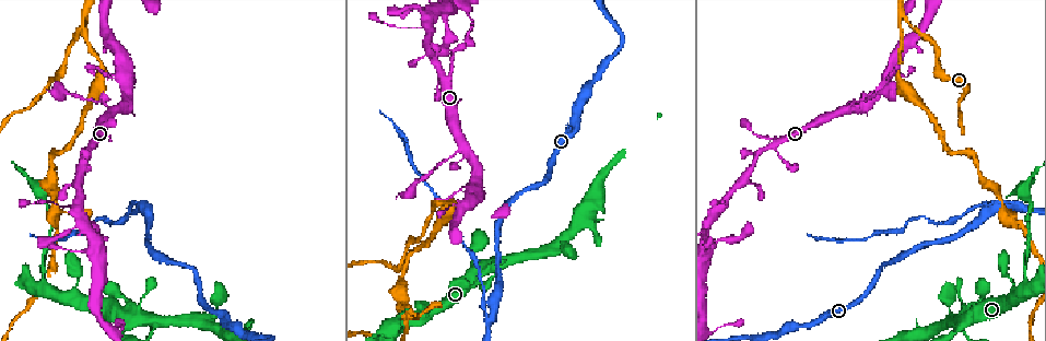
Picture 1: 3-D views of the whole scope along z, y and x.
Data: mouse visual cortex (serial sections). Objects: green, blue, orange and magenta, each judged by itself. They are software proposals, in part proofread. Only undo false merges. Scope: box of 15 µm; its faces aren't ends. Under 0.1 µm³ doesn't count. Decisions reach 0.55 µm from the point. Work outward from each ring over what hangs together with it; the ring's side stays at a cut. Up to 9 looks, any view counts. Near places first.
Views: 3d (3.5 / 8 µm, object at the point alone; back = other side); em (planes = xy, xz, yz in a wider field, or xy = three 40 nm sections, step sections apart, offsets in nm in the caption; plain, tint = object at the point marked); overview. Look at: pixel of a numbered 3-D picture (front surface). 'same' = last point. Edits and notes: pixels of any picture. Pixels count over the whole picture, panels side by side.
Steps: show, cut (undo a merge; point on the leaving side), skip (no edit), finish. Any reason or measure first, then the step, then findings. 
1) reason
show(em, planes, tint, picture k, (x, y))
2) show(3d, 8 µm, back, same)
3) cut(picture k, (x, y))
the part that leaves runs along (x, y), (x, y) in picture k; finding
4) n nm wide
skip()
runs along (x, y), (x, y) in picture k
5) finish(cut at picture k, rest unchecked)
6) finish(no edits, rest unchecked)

a narrow waist
show(3d, 3.5 µm, picture 1, (127, 307))

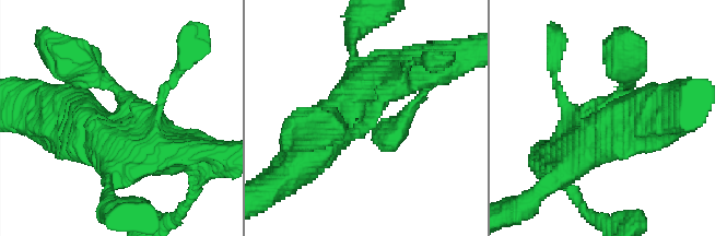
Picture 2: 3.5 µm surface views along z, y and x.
shape alone is not enough
show(em, xy, step 5, tint, picture 2, (123, 113))

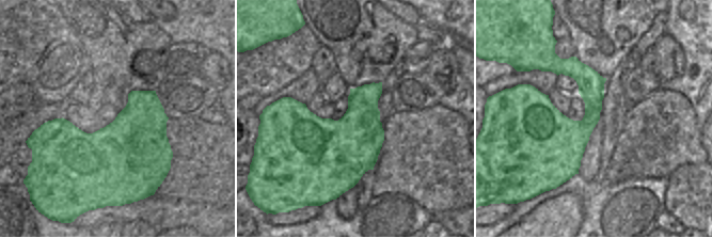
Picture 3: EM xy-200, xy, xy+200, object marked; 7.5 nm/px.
skip()
runs along (328, 133), (378, 81), (446, 63) in picture 2; continuous, no second cell

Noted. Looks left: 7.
show(3d, 3.5 µm, picture 1, (238, 330))

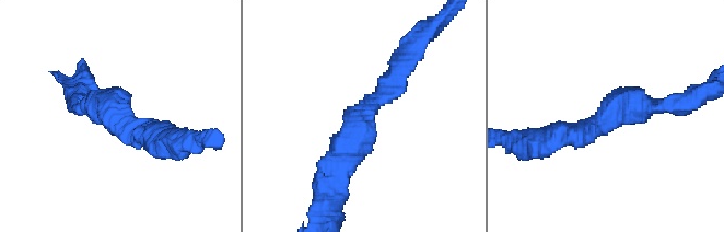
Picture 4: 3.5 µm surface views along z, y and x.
arms of 250, 350 nm; now the EM
show(em, planes, tint, picture 4, (597, 121))

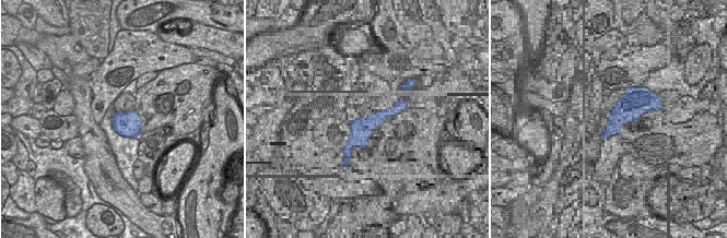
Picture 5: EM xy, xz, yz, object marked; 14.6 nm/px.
skip()
one cell here

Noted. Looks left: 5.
a fork
show(3d, 3.5 µm, picture 1, (116, 110))

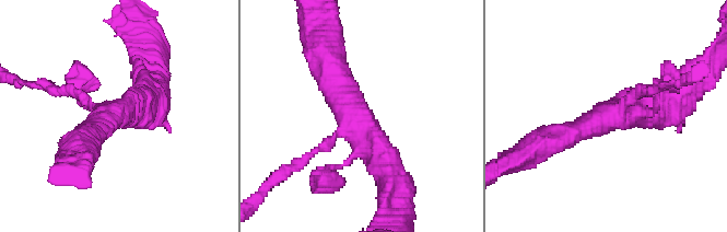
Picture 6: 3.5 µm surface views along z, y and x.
show(em, planes, tint, picture 6, (355, 121))

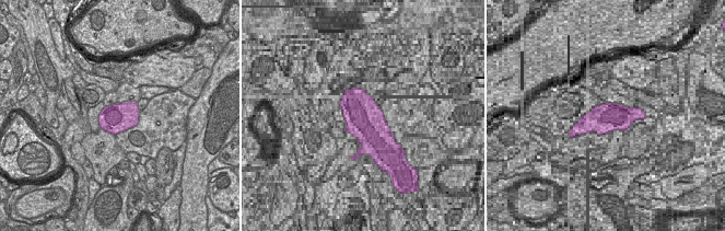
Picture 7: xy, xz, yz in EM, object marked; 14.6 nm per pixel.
skip()
runs along (330, 64), (347, 108), (390, 176) in picture 6; one cell here

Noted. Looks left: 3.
arms part here
show(3d, 3.5 µm, picture 1, (904, 16))

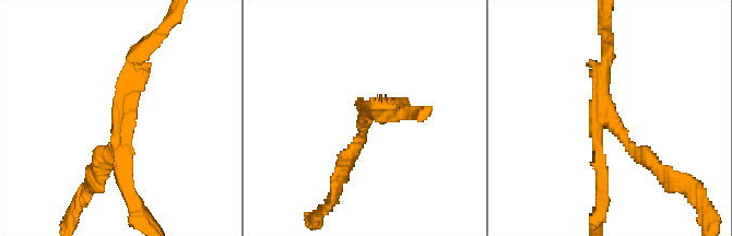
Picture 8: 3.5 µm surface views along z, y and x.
3 arms; arms of 150, 200, 250 nm
show(em, planes, tint, picture 8, (120, 118))

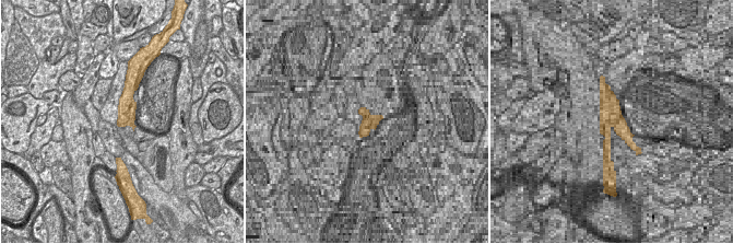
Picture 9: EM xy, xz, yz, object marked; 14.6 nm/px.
cut(picture 8, (124, 160))
the part that leaves runs along (120, 119), (117, 160), (143, 216) in picture 8; a second cell is stuck on

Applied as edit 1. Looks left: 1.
finish(cut at picture 8, rest unchecked)

